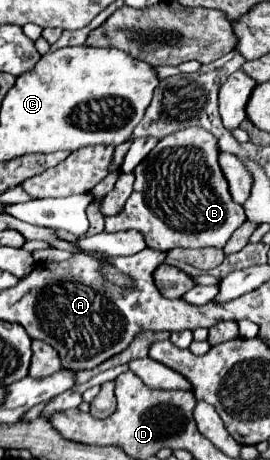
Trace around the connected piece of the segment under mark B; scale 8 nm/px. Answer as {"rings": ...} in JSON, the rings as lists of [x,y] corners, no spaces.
{"rings":[[[187,127],[163,137],[139,163],[139,169],[135,169],[135,189],[123,211],[105,219],[105,231],[141,231],[147,247],[157,251],[171,251],[175,247],[221,249],[247,217],[243,207],[229,195],[227,181],[217,165],[217,153],[217,139],[205,129]]]}

